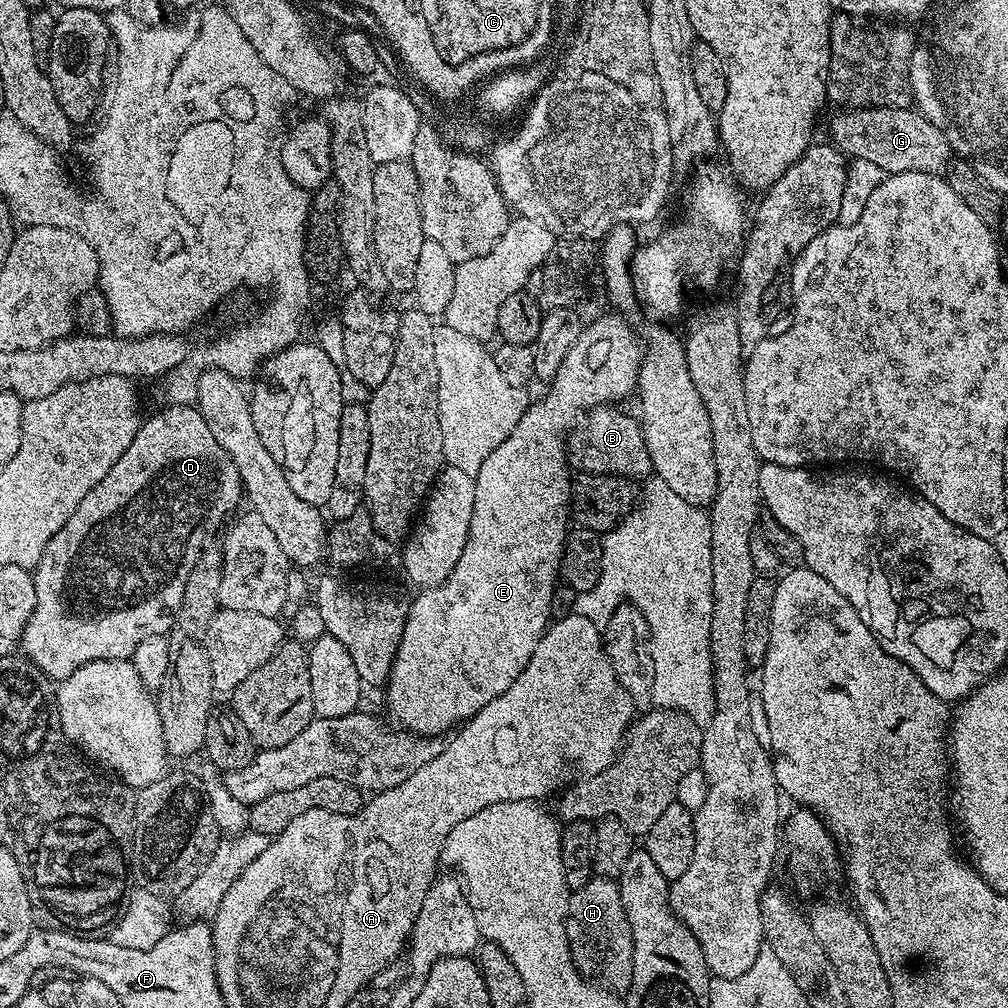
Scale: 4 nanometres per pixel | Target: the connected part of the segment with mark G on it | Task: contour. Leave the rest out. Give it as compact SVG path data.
M911 107L906 108L853 108L847 110L836 110L832 121L828 124L828 132L831 143L844 153L845 157L874 162L882 166L885 174L893 172L925 172L926 174L937 174L938 170L947 169L954 159L954 153L948 140L934 122L927 120L918 110Z

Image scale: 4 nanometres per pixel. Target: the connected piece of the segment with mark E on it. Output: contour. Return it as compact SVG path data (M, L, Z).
M598 317L589 328L587 325L581 331L579 338L574 342L574 346L570 348L570 354L562 362L558 374L547 385L548 393L537 404L535 402L529 403L528 408L518 422L518 426L514 426L514 430L510 430L506 442L495 445L490 458L486 458L486 462L482 462L482 470L478 470L475 474L474 514L470 518L470 534L468 535L466 546L462 550L462 558L458 558L458 564L450 570L450 574L441 584L435 584L433 588L425 588L417 591L415 593L417 595L416 601L411 601L408 604L406 626L402 630L400 645L396 651L396 657L392 663L392 669L388 675L388 683L386 685L386 691L388 691L388 712L397 720L393 721L401 729L415 732L417 736L443 737L443 732L449 731L448 733L451 733L453 729L463 724L465 720L474 718L474 714L478 714L478 710L482 710L482 706L490 706L490 702L494 702L494 698L498 698L498 694L506 694L506 690L510 690L510 686L514 686L514 678L518 678L518 674L522 674L522 670L526 670L526 662L530 662L530 654L534 654L534 646L538 646L542 634L550 623L552 614L550 610L550 598L554 594L558 583L562 550L570 531L573 477L571 475L568 476L570 465L566 451L566 437L572 431L577 421L585 414L591 412L593 408L612 406L617 402L624 402L620 400L626 399L631 392L633 395L637 391L640 379L641 359L641 341L639 339L636 341L636 336L632 333L631 326L624 324L622 317Z

